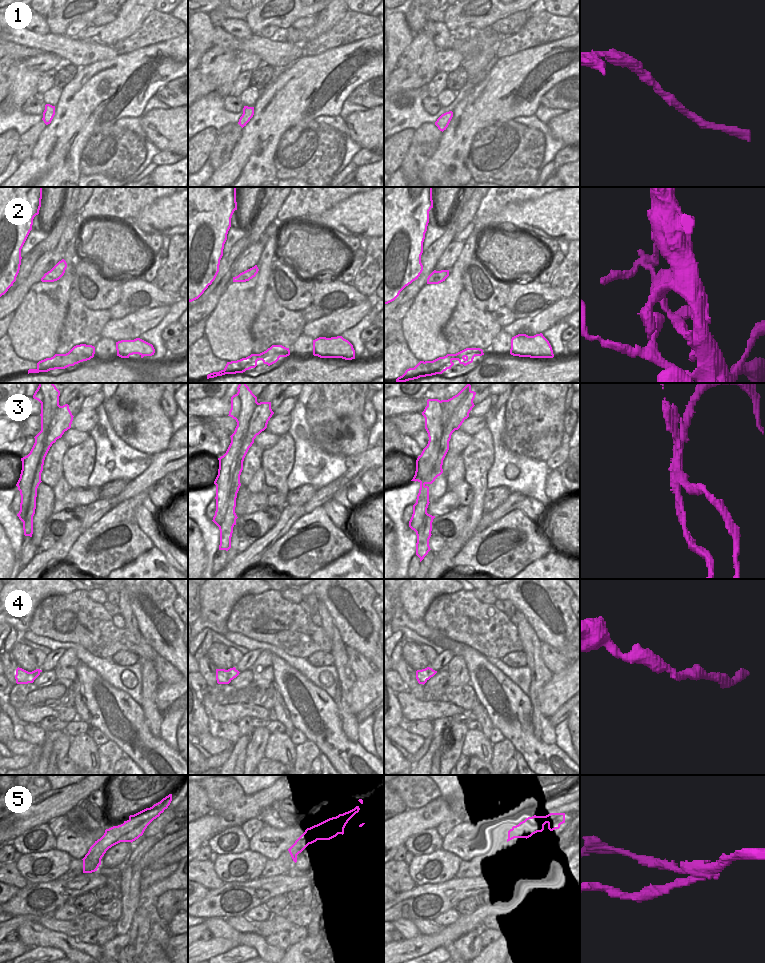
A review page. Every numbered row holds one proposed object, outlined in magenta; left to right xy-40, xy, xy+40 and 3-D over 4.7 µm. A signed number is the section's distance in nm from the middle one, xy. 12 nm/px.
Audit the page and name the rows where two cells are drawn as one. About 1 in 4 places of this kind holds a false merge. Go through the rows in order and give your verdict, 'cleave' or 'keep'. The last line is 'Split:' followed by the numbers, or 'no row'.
1: keep
2: keep
3: cleave
4: cleave
5: cleave
Split: 3, 4, 5

